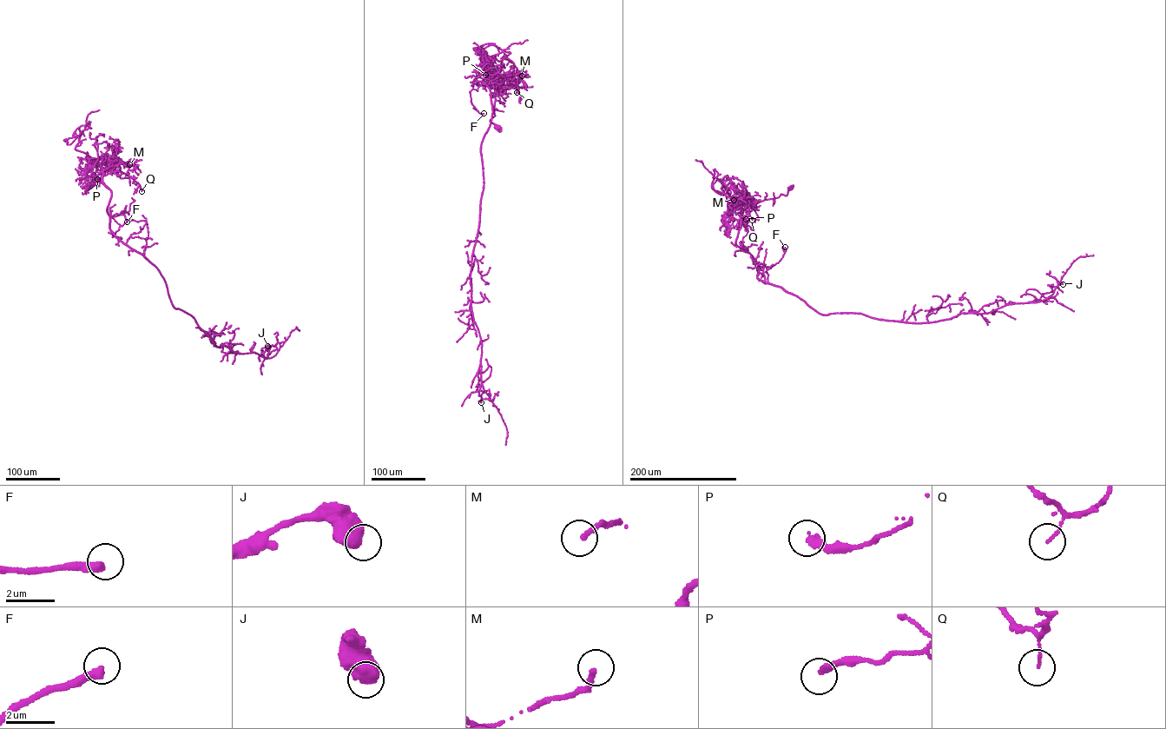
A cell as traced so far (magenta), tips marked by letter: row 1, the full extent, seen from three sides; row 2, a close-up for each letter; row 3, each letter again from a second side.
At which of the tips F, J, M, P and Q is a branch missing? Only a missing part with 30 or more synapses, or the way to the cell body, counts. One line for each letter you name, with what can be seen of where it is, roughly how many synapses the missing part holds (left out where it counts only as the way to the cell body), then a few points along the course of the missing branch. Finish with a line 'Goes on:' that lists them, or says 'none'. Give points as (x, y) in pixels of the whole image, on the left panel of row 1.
F: (127, 222) | 40 syn | (127, 222), (137, 220), (135, 215), (138, 209)
P: (97, 179) | 30 syn
Goes on: F, P

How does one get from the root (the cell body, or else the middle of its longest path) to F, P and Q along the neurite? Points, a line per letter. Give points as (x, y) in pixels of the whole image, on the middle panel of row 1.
F: (497, 127), (490, 120), (495, 115), (490, 71), (494, 69), (487, 63), (470, 93), (471, 103), (484, 113)
P: (497, 127), (490, 120), (495, 115), (493, 73), (489, 71), (485, 75)
Q: (497, 127), (490, 120), (495, 115), (495, 85), (514, 87), (518, 89), (517, 92)

